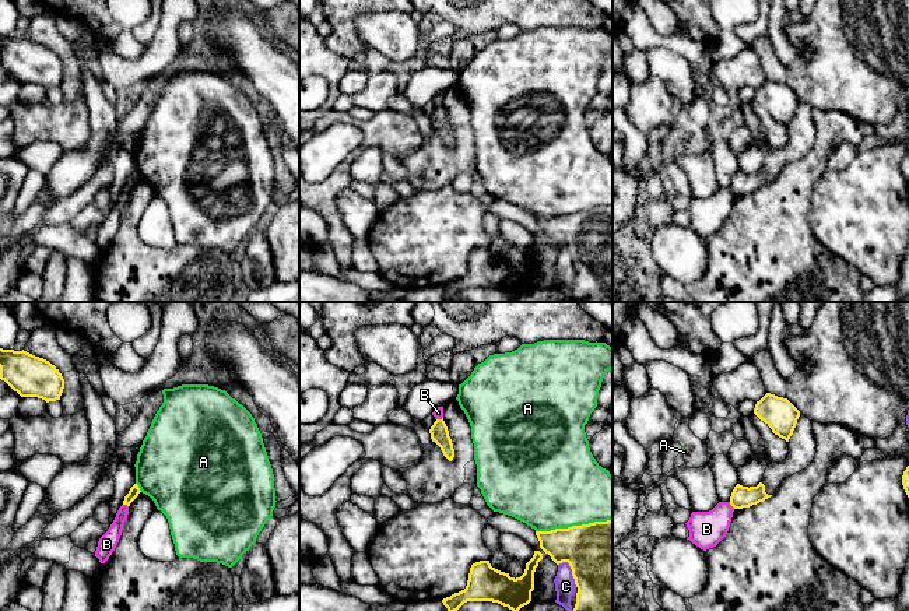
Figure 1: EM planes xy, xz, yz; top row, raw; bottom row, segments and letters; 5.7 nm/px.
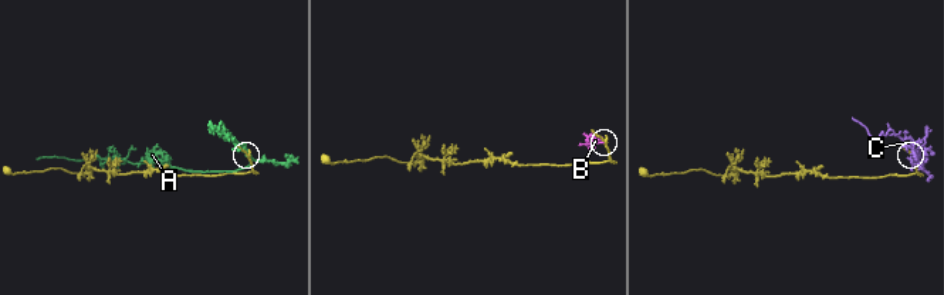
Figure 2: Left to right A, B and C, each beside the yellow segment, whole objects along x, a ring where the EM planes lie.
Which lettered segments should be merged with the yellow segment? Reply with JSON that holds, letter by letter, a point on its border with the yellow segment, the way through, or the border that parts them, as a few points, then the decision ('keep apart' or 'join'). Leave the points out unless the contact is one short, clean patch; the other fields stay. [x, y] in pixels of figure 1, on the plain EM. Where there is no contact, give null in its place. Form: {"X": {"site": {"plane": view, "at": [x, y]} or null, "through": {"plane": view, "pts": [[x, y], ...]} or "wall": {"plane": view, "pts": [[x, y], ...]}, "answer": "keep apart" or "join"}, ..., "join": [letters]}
{"A": {"site": {"plane": "xz", "at": [574, 213]}, "answer": "keep apart"}, "B": {"site": {"plane": "yz", "at": [732, 192]}, "wall": {"plane": "yz", "pts": [[729, 189], [734, 195]]}, "answer": "keep apart"}, "C": {"site": {"plane": "xz", "at": [572, 257]}, "answer": "keep apart"}, "join": []}

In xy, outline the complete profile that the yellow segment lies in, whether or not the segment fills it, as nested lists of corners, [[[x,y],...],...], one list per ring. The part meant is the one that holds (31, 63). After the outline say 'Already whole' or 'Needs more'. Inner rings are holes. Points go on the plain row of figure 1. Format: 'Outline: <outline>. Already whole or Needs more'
Outline: [[[0,35],[0,66],[21,84],[38,84],[46,89],[60,87],[64,76],[64,66],[55,52],[24,36],[14,38]]]. Already whole

